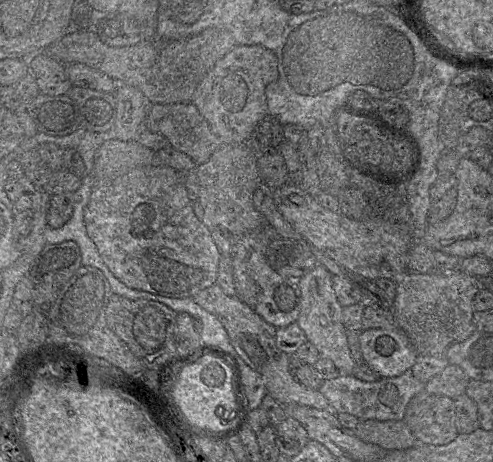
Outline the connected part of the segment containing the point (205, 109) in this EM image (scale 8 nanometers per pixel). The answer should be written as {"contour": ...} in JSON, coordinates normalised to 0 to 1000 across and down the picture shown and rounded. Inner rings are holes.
{"contour":[[[527,95],[479,97],[446,126],[398,190],[389,223],[424,266],[432,288],[454,310],[497,307],[517,271],[544,247],[538,190],[566,169],[564,128],[558,115]]]}

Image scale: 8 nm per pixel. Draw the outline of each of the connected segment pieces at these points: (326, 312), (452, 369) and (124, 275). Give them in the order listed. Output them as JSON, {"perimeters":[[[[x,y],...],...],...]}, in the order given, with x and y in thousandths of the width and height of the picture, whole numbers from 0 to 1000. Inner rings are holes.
{"perimeters":[[[[645,571],[602,606],[609,621],[609,677],[602,701],[615,714],[621,736],[641,751],[649,773],[669,777],[690,812],[716,812],[722,784],[708,755],[704,714],[694,690],[696,665],[682,645],[673,597],[659,578]]],[[[911,786],[901,801],[862,829],[860,846],[872,853],[907,857],[915,864],[945,851],[953,818],[927,790]]],[[[284,359],[231,387],[201,390],[170,455],[170,483],[221,584],[268,626],[339,645],[391,645],[438,613],[448,548],[424,494],[398,470],[359,370],[343,359]]]]}

